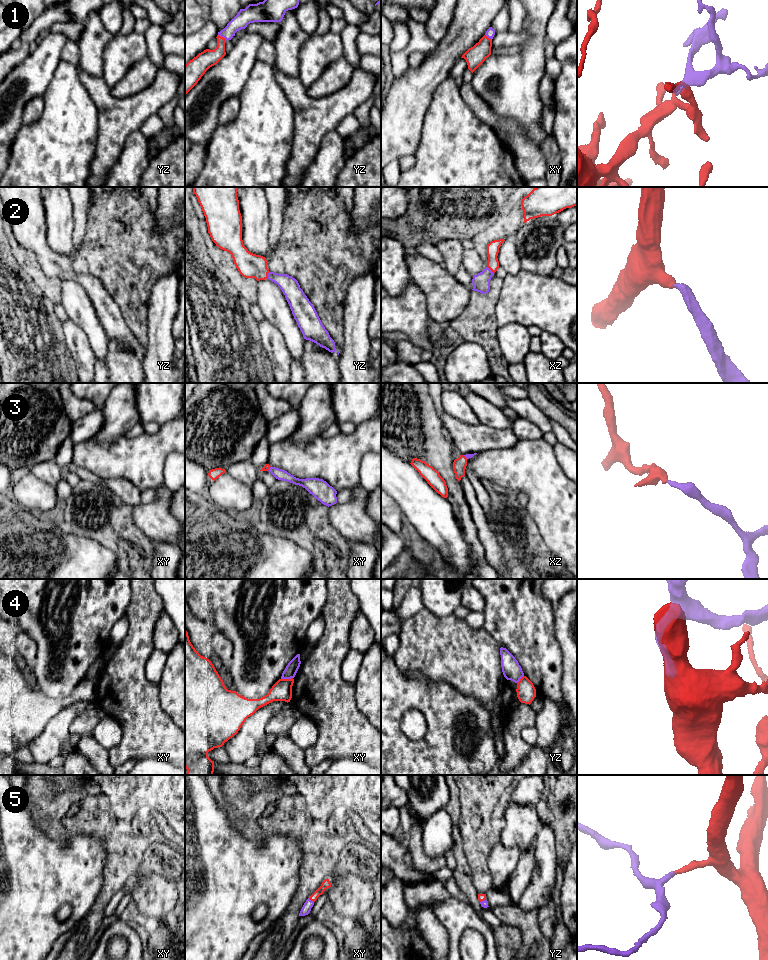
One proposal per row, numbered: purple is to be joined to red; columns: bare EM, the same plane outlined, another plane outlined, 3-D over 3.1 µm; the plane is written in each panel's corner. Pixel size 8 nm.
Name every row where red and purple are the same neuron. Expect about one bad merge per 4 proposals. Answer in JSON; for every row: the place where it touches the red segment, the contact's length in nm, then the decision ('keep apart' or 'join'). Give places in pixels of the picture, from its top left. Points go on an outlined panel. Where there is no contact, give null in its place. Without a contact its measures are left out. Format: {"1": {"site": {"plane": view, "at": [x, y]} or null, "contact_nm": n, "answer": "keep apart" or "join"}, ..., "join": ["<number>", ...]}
{"1": {"site": {"plane": "yz", "at": [222, 37]}, "contact_nm": 90, "answer": "join"}, "2": {"site": {"plane": "yz", "at": [267, 275]}, "contact_nm": 70, "answer": "join"}, "3": {"site": {"plane": "xy", "at": [269, 467]}, "contact_nm": 50, "answer": "join"}, "4": {"site": {"plane": "xy", "at": [286, 679]}, "contact_nm": 100, "answer": "keep apart"}, "5": {"site": {"plane": "xy", "at": [311, 900]}, "contact_nm": 60, "answer": "join"}, "join": ["1", "2", "3", "5"]}

